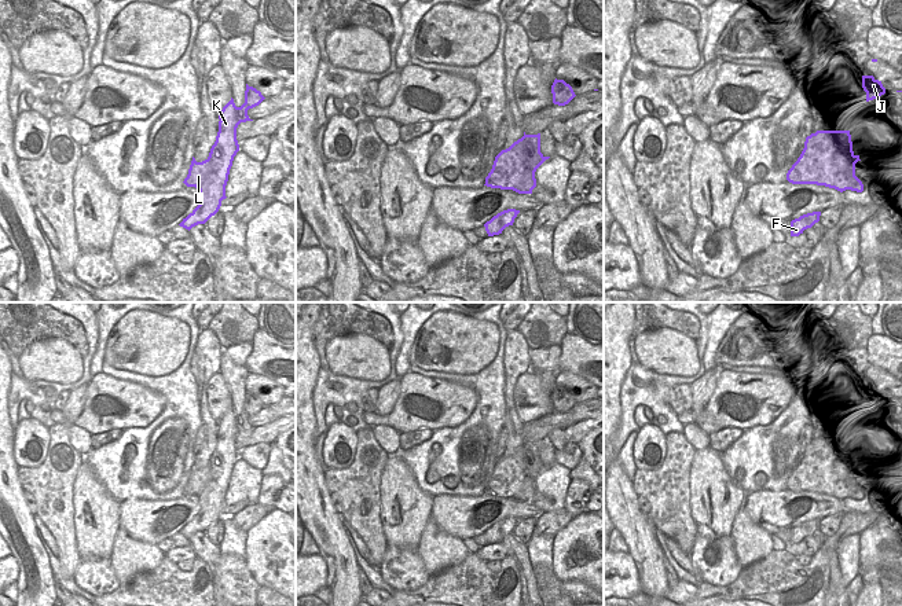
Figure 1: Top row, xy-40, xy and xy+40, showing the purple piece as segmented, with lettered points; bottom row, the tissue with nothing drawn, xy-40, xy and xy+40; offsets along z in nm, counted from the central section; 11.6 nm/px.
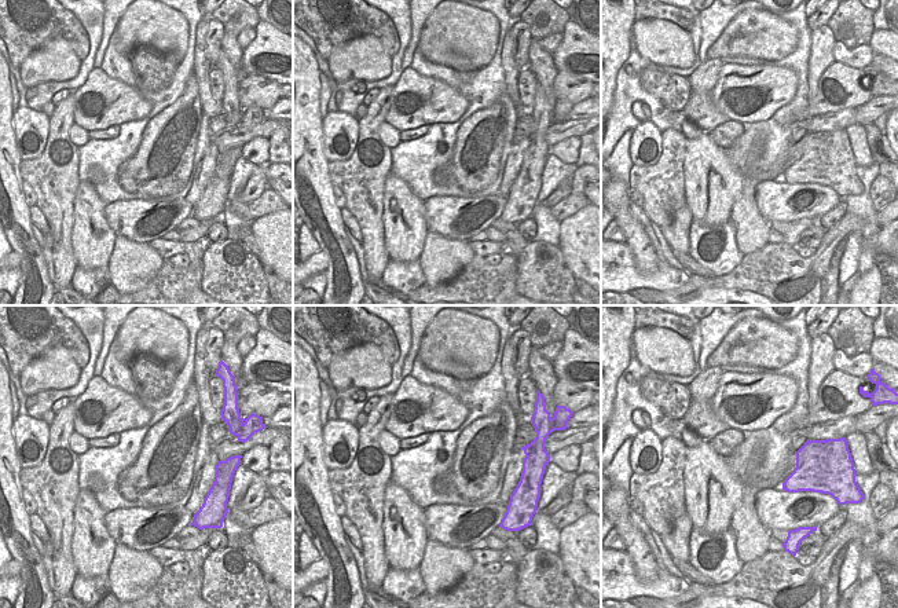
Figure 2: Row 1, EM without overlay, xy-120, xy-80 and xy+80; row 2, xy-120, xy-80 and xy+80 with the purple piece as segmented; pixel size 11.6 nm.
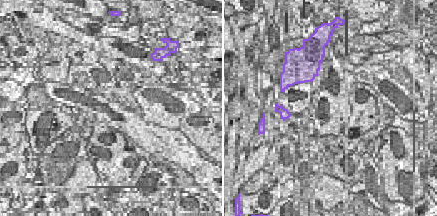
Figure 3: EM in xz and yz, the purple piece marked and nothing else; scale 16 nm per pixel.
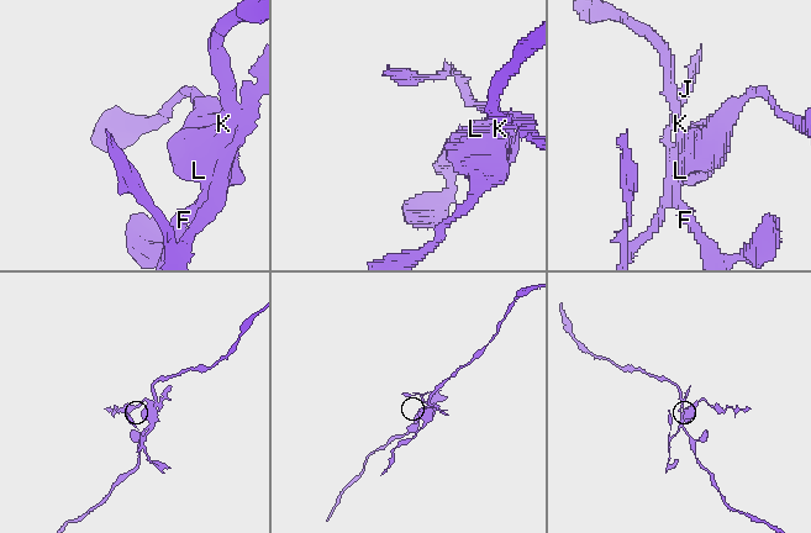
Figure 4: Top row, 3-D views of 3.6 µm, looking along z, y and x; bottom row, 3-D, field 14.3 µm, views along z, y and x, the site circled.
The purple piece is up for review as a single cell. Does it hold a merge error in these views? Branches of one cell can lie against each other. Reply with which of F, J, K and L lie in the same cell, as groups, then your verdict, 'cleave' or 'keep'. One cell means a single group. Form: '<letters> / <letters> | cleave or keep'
F / J K L | cleave

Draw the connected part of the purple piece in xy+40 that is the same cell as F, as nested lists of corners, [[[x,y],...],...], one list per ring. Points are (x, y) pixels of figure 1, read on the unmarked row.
[[[807,521],[791,529],[791,544],[799,544],[804,537],[811,536],[820,526],[814,521]]]

